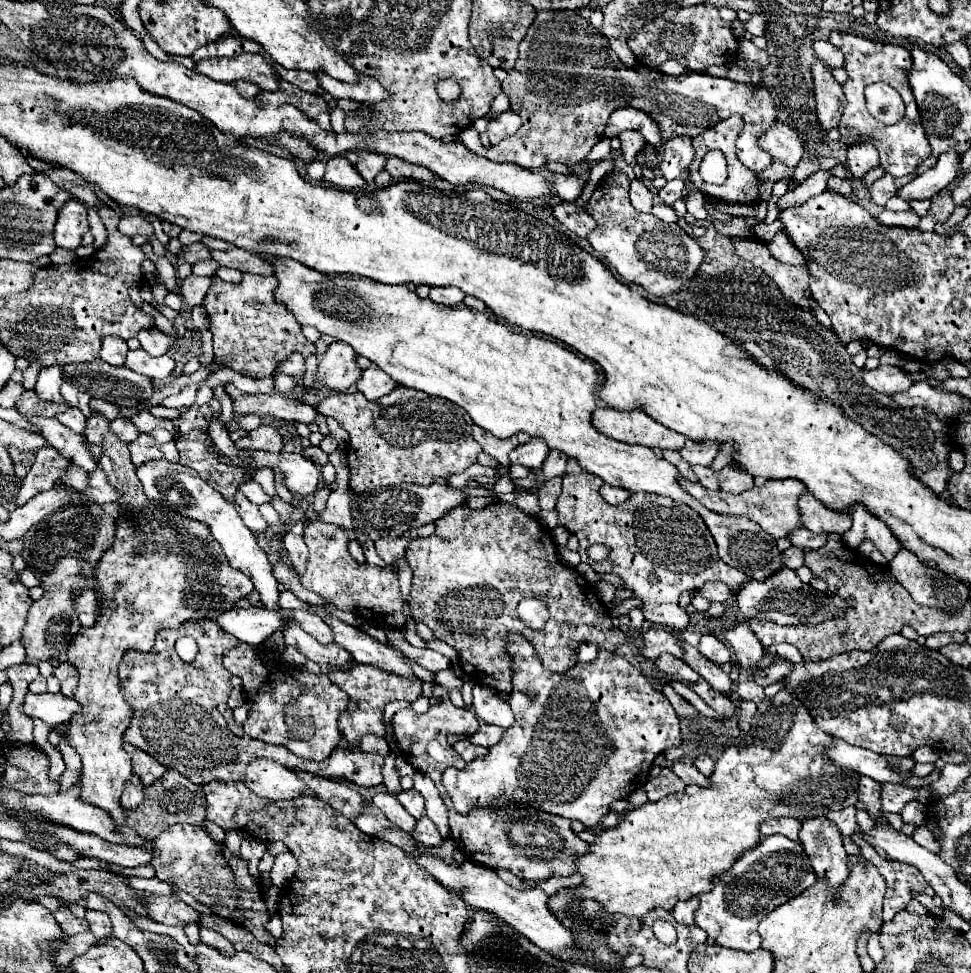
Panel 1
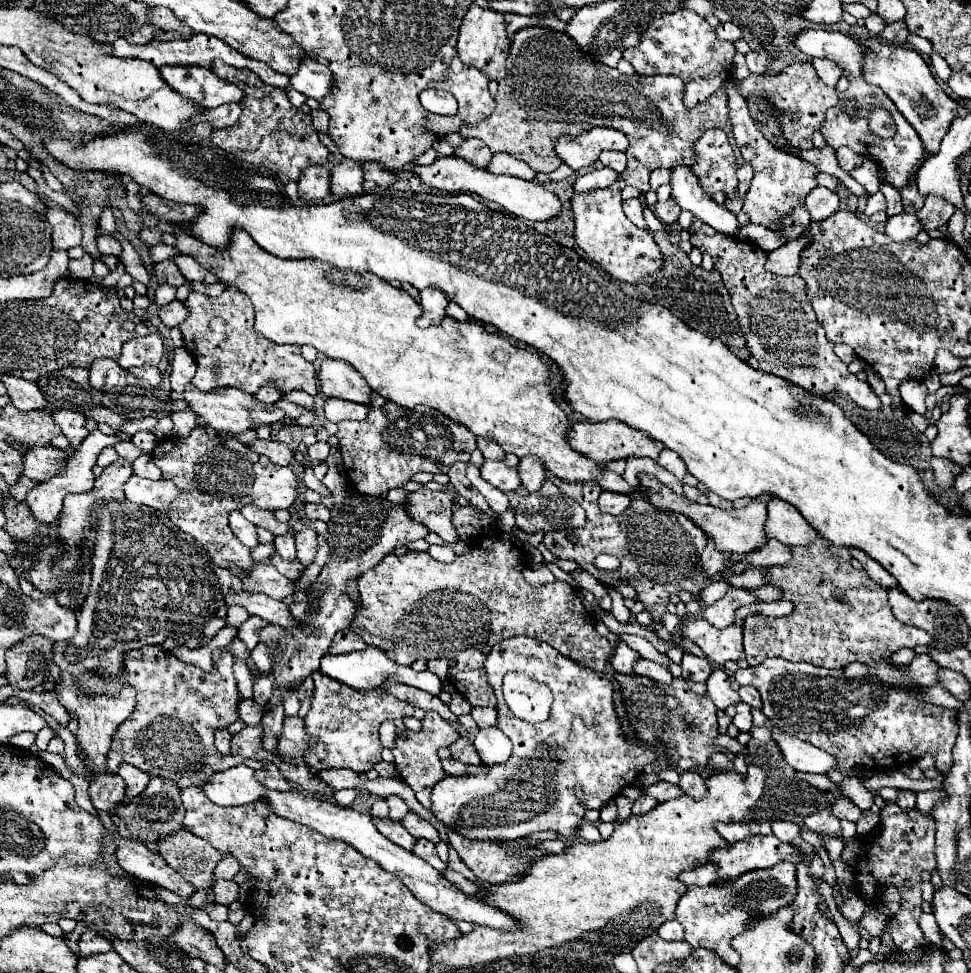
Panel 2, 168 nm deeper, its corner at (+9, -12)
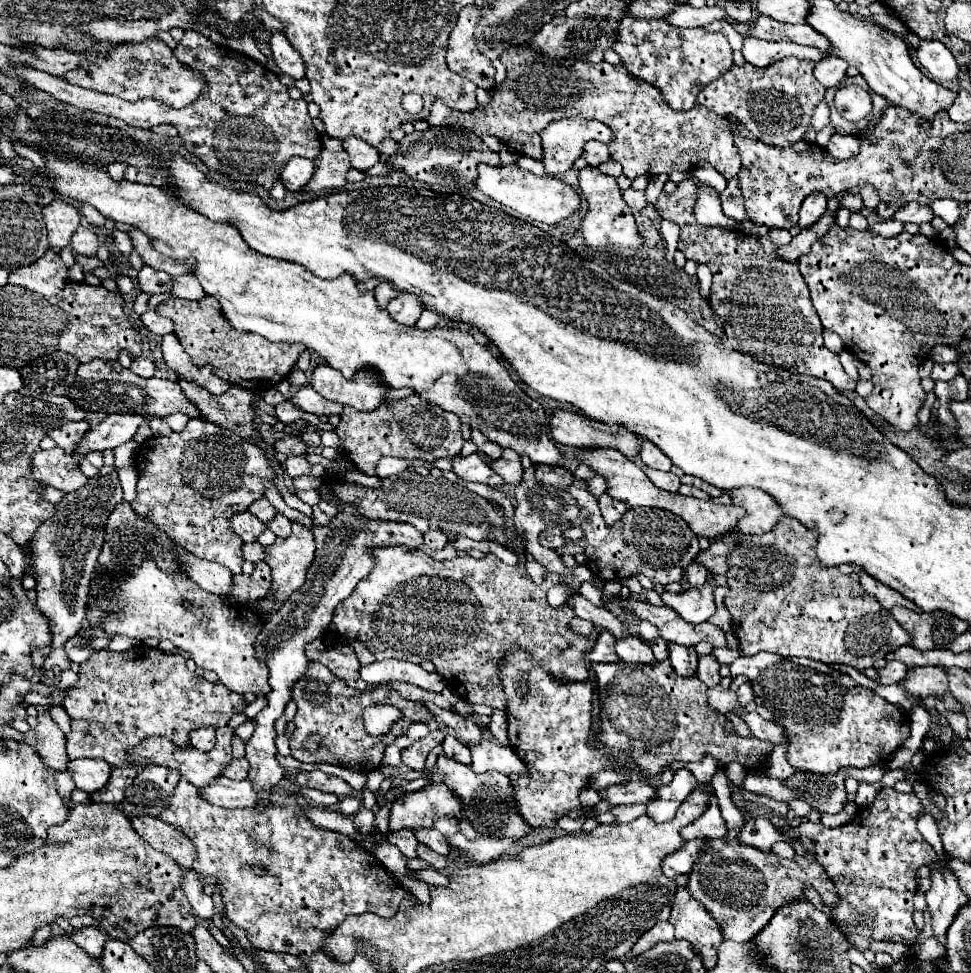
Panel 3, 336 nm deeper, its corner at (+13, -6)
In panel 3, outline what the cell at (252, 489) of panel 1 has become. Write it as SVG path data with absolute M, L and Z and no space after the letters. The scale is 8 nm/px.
M259 497L259 501L255 501L251 507L249 507L249 511L253 513L253 515L257 515L263 523L267 523L267 519L271 519L277 511L275 511L275 507L265 499L265 497Z

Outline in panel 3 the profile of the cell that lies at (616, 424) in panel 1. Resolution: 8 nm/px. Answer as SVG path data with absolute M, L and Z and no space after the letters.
M555 409L551 417L551 437L559 445L579 447L611 447L633 459L639 455L641 439L617 425L593 421L571 409Z

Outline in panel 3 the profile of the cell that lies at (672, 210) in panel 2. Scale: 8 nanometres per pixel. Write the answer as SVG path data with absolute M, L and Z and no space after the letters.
M683 181L677 185L675 195L661 193L657 199L657 213L681 227L681 243L685 245L677 245L679 251L683 251L689 261L705 263L711 269L713 287L709 303L723 323L729 345L765 365L821 377L831 381L837 391L853 391L855 381L843 371L839 355L823 345L823 325L815 315L807 283L797 263L779 259L777 245L769 237L753 237L697 223L693 215L695 201L697 187L693 181Z

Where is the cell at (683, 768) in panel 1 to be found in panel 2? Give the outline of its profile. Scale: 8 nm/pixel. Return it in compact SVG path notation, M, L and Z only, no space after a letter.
M659 781L651 787L645 789L647 795L655 797L659 803L663 801L669 801L669 799L677 799L677 797L683 797L683 789L679 785L673 785L673 783L665 783L665 781Z

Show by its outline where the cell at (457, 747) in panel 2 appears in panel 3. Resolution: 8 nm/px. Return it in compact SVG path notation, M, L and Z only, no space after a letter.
M447 735L445 741L441 743L441 747L443 747L443 755L445 755L445 757L455 759L455 761L459 761L459 763L463 763L463 765L471 765L471 753L469 753L469 747L465 747L463 743L459 743L457 737Z

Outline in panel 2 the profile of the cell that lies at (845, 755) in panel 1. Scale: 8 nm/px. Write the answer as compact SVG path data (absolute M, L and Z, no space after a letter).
M777 727L773 729L773 737L779 743L785 761L793 769L805 773L829 773L837 769L837 761L831 753L825 753L807 741L799 741L783 731L777 731Z

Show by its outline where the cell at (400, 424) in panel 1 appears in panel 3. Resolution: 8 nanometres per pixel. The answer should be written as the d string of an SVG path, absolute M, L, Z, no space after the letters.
M411 395L403 401L385 401L383 407L377 407L371 413L345 407L335 433L343 441L345 459L357 465L357 469L365 475L375 473L375 465L381 457L423 459L433 463L439 457L457 457L463 447L459 417L417 395Z

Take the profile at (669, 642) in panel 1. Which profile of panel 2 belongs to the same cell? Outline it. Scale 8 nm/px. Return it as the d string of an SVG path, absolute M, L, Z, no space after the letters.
M619 641L617 643L617 649L615 649L615 655L611 657L611 665L617 673L623 673L623 675L631 675L633 673L633 665L635 661L639 661L641 655L635 653L627 643Z

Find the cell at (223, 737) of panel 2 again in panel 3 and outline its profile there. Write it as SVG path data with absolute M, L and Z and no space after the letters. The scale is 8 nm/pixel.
M203 727L189 733L189 741L199 751L211 751L215 747L215 727Z

